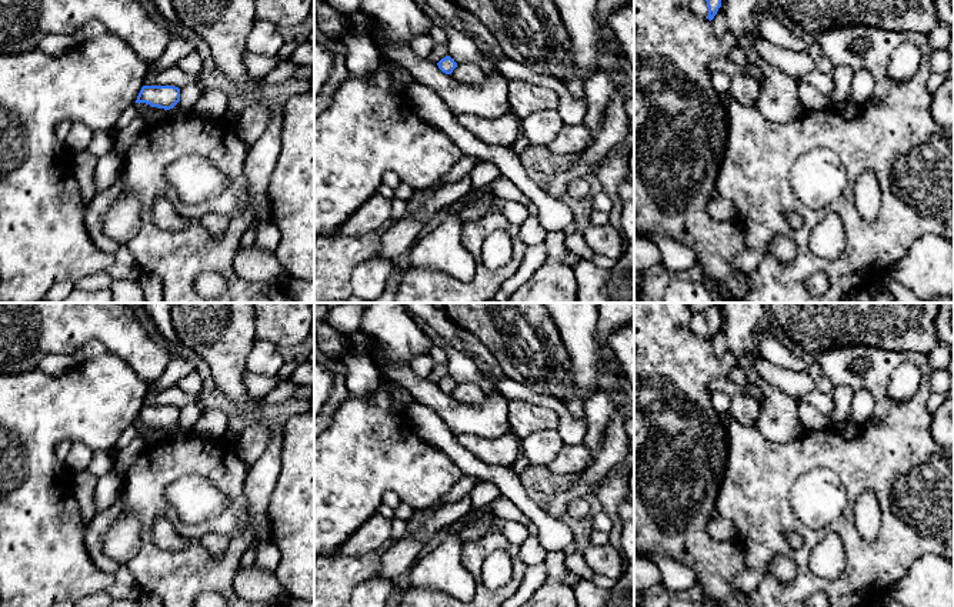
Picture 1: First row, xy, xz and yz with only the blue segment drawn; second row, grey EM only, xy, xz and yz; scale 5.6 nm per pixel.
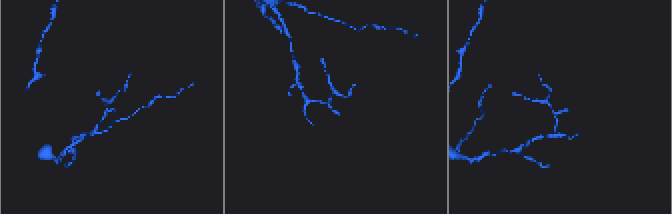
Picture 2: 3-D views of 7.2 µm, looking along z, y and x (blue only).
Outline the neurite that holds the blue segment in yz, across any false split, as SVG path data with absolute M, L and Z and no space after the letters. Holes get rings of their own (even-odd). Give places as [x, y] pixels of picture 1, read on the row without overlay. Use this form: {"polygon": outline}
{"polygon": "M713 303L704 313L707 327L708 327L708 340L711 341L721 327L720 308L717 303Z"}

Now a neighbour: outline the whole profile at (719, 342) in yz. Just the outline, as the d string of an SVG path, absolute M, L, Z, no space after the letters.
M723 326L718 328L717 334L711 340L713 348L717 354L717 357L723 357L727 351L727 344L725 344L725 336L723 331Z

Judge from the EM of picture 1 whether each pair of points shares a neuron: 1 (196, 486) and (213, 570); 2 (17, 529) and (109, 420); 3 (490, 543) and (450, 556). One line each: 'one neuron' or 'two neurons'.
1: two neurons
2: one neuron
3: two neurons

